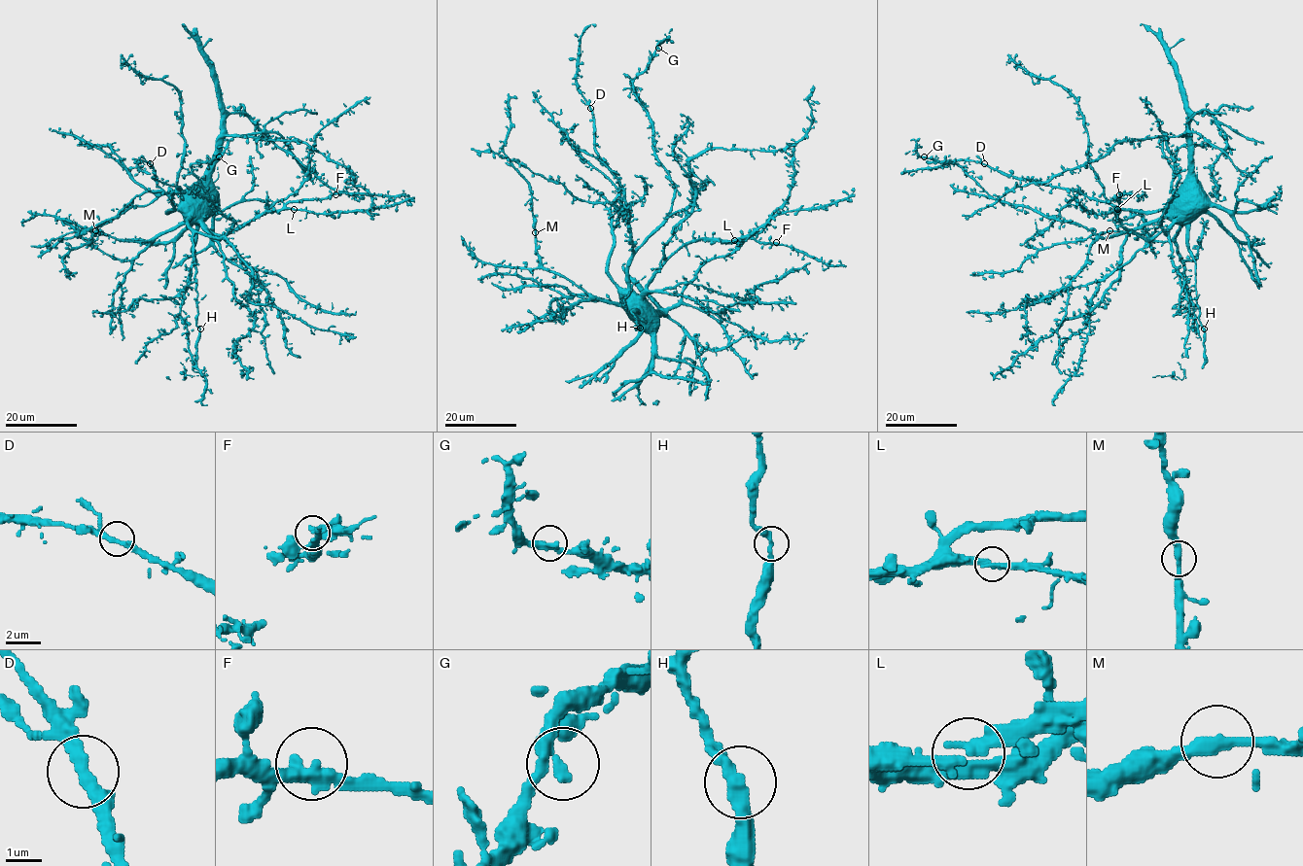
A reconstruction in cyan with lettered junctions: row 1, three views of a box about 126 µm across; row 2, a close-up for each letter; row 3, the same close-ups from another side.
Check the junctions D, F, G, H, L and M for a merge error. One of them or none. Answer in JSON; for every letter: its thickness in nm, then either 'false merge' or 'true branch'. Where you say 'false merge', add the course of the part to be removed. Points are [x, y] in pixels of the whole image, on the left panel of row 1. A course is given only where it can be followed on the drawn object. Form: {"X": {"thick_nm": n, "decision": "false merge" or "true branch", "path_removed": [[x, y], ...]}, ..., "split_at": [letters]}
{"D": {"thick_nm": 340, "decision": "true branch"}, "F": {"thick_nm": 360, "decision": "true branch"}, "G": {"thick_nm": 340, "decision": "true branch"}, "H": {"thick_nm": 340, "decision": "true branch"}, "L": {"thick_nm": 340, "decision": "true branch"}, "M": {"thick_nm": 320, "decision": "true branch"}, "split_at": []}

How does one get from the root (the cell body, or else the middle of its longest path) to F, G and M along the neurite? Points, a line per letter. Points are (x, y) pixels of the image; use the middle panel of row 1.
F: (627, 293), (633, 291), (640, 295), (658, 268), (689, 242), (739, 242), (751, 238), (776, 242)
G: (627, 293), (632, 254), (665, 220), (674, 197), (674, 183), (655, 153), (647, 109), (631, 85), (658, 48)
M: (627, 293), (627, 289), (624, 292), (625, 304), (616, 305), (596, 298), (547, 271), (536, 251), (535, 232)

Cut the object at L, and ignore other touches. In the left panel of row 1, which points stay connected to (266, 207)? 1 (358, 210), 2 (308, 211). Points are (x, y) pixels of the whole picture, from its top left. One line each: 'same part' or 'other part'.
1: other part
2: other part

